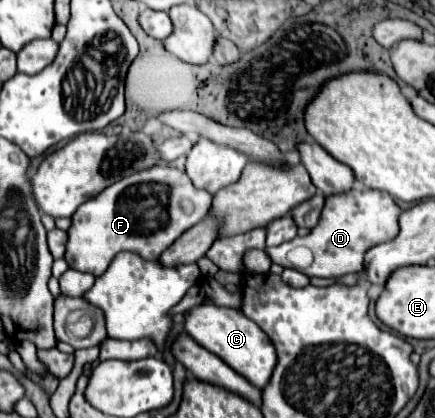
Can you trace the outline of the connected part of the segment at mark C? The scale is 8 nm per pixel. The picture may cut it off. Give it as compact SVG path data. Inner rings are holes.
M200 304L186 312L184 328L200 346L214 352L218 358L222 358L230 368L234 368L254 386L264 388L268 384L272 370L276 366L276 350L268 340L268 336L258 328L258 324L246 318L240 310L222 308L216 304Z

